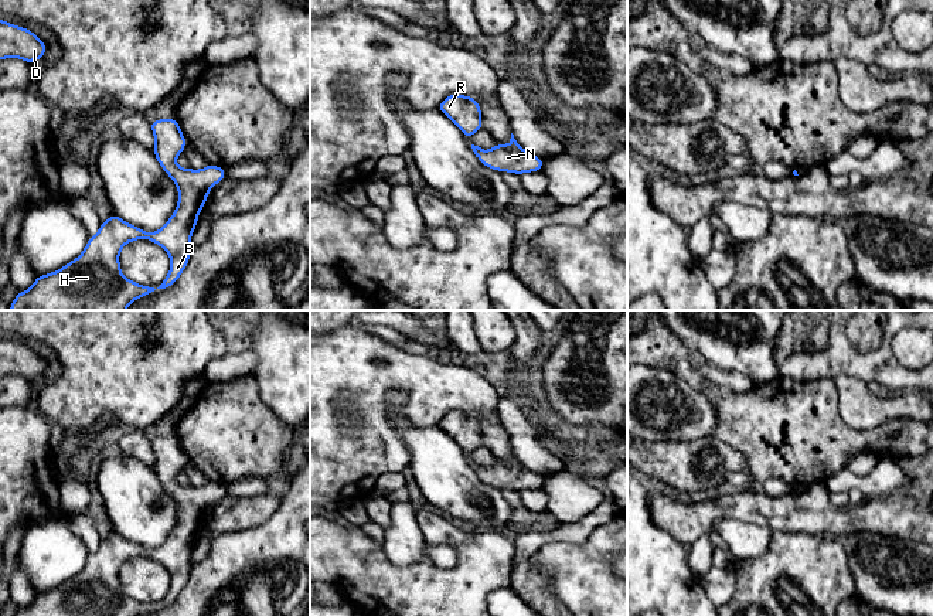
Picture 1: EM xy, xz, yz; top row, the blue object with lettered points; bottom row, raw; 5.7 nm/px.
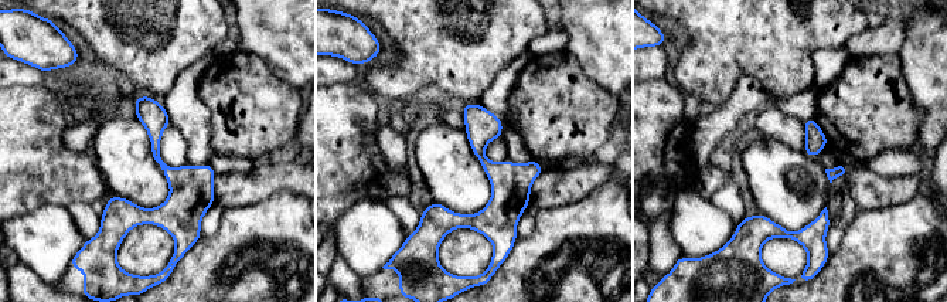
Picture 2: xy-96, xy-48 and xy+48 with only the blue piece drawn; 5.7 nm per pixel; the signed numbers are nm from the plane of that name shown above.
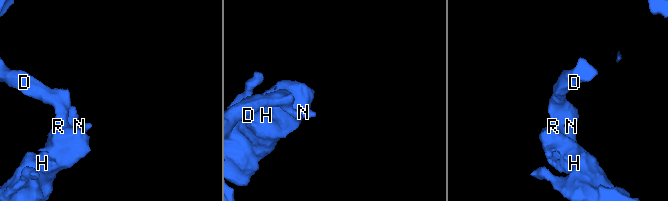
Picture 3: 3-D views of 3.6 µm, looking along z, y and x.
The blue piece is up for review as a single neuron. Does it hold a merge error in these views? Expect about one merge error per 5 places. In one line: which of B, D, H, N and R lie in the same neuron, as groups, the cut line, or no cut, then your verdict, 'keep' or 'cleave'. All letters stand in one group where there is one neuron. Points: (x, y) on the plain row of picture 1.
groups B D H N R; cut none; keep

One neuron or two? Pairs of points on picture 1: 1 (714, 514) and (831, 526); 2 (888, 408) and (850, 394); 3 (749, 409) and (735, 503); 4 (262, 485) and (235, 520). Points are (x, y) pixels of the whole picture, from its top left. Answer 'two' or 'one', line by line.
1: one
2: one
3: two
4: two

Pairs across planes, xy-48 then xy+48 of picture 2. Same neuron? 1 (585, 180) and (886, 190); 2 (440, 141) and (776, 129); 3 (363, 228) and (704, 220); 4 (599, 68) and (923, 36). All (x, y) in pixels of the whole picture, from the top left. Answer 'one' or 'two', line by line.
1: one
2: two
3: one
4: one

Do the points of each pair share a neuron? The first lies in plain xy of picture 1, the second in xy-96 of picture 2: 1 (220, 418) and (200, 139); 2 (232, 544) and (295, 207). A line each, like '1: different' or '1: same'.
1: different
2: same

